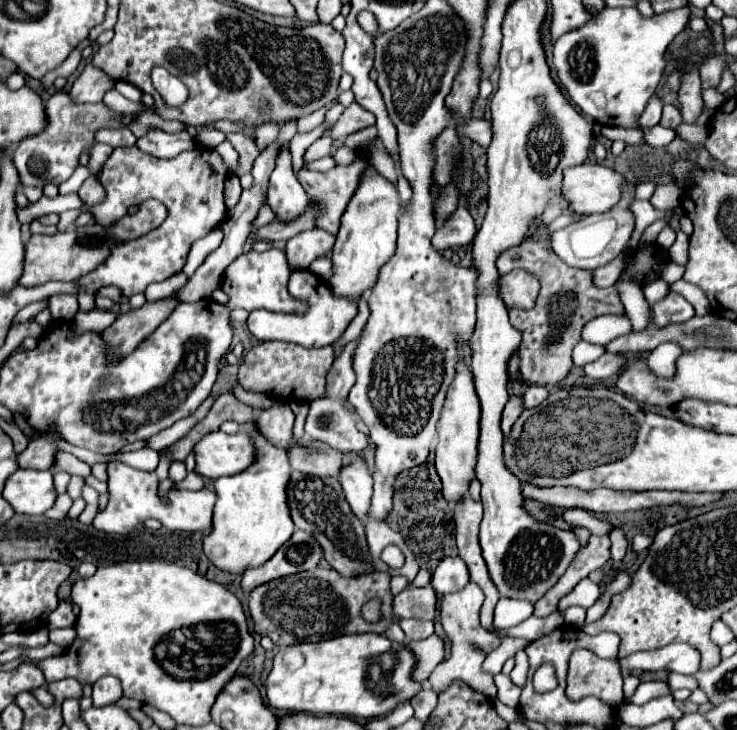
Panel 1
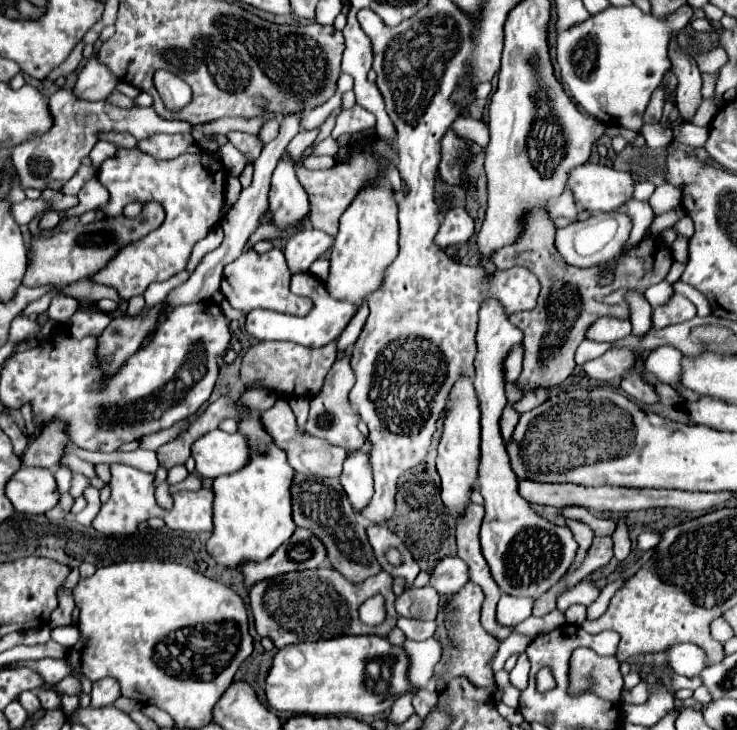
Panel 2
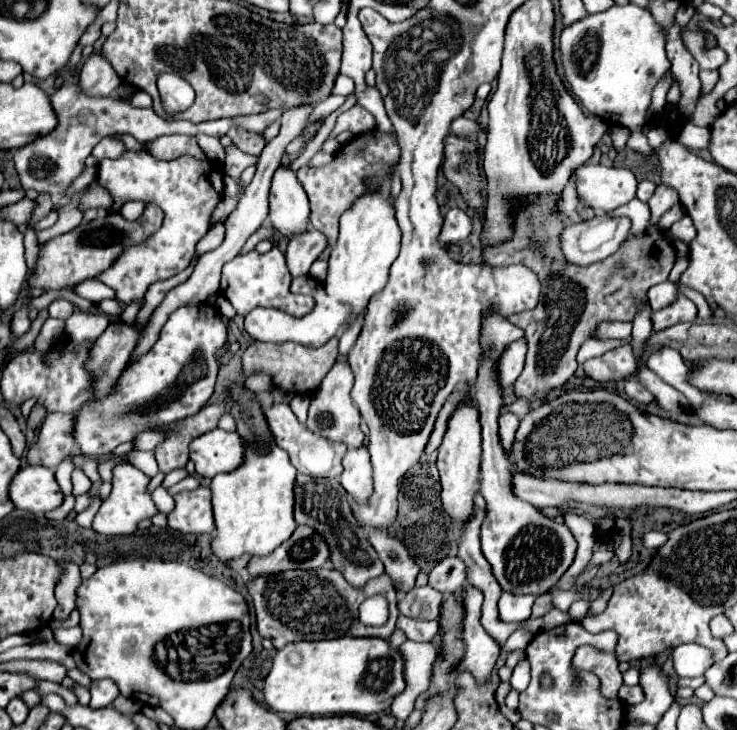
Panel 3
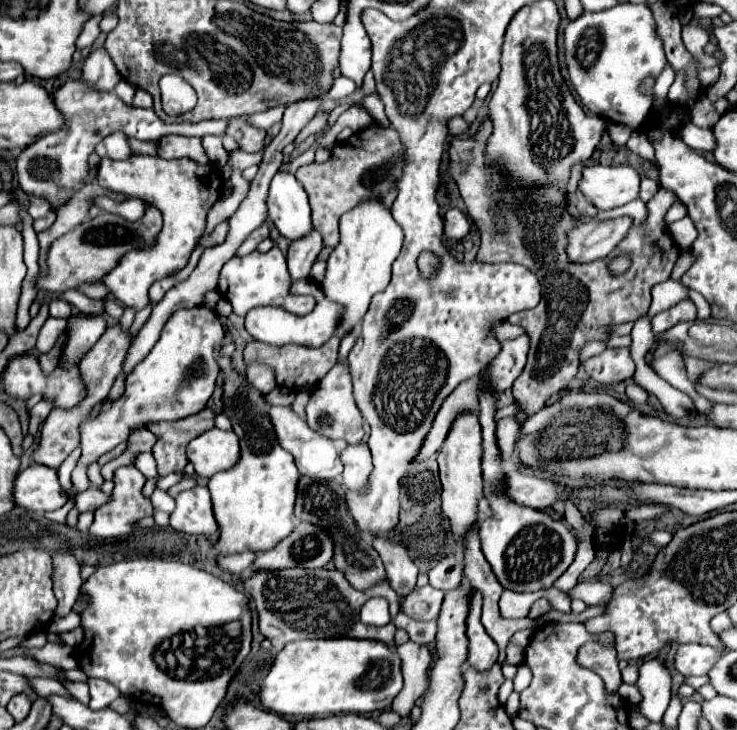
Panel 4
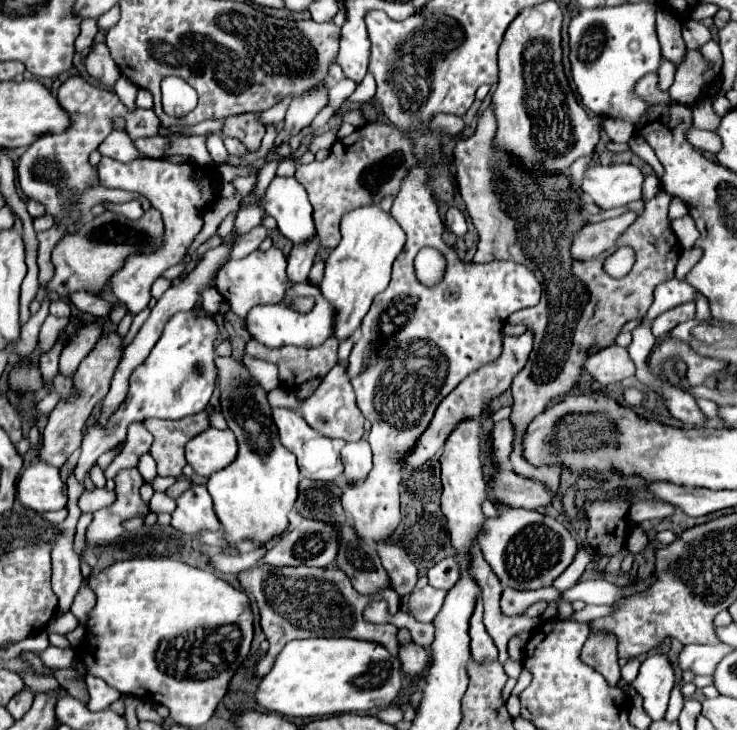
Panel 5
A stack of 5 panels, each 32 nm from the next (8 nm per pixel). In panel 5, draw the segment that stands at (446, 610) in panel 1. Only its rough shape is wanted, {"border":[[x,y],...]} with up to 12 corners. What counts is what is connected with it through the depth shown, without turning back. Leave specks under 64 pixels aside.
{"border":[[478,600],[470,620],[472,660],[498,656],[490,634],[482,624],[482,602]]}

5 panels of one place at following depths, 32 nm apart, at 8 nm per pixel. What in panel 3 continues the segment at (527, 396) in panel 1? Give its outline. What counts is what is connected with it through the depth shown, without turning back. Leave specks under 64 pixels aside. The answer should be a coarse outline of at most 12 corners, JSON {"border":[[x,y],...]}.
{"border":[[518,399],[504,406],[500,415],[506,412],[516,414],[521,420],[530,411],[530,402]]}

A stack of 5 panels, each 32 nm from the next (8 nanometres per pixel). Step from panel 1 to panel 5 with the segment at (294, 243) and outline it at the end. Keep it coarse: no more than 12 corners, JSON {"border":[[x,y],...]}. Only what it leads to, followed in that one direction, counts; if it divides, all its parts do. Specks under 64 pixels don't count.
{"border":[[318,240],[296,244],[286,268],[290,284],[308,280]]}

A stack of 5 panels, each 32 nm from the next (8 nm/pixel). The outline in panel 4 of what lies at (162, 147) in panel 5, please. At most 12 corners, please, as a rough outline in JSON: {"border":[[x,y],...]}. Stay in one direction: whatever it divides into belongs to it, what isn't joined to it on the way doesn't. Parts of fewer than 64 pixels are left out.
{"border":[[134,140],[130,146],[138,154],[158,156],[158,140]]}

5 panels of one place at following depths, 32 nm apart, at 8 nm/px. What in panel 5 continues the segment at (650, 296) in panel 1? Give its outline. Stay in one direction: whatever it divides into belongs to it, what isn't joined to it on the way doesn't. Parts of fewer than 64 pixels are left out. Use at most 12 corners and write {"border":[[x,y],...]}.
{"border":[[670,280],[654,292],[646,320],[662,312],[694,302],[696,288],[686,280]]}

